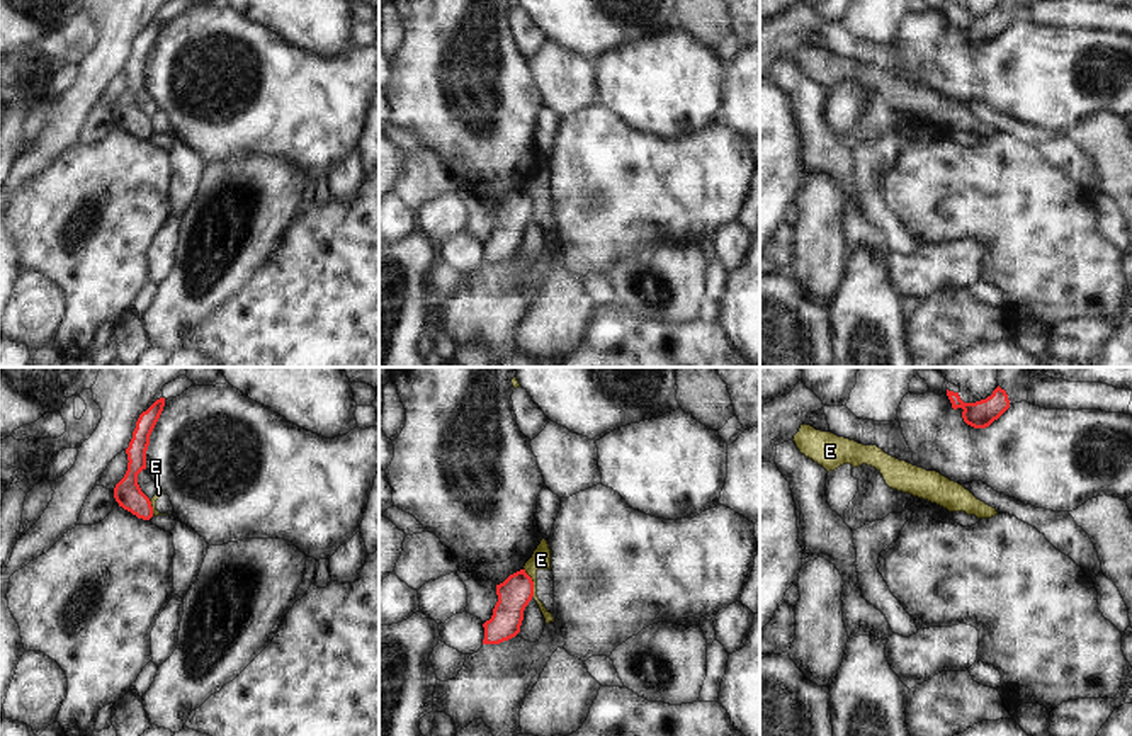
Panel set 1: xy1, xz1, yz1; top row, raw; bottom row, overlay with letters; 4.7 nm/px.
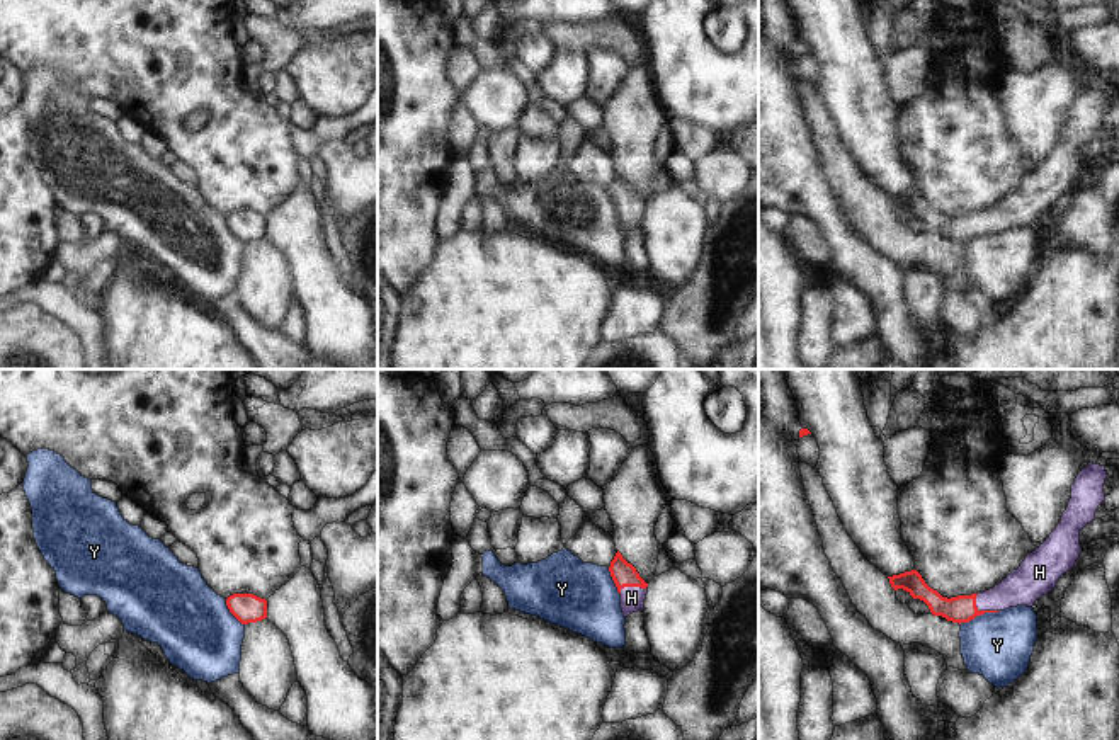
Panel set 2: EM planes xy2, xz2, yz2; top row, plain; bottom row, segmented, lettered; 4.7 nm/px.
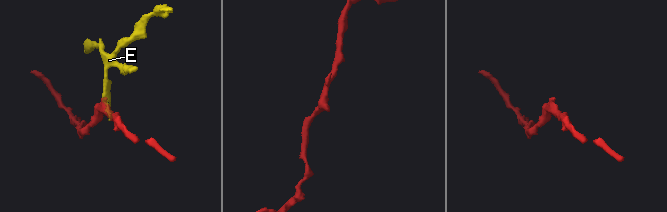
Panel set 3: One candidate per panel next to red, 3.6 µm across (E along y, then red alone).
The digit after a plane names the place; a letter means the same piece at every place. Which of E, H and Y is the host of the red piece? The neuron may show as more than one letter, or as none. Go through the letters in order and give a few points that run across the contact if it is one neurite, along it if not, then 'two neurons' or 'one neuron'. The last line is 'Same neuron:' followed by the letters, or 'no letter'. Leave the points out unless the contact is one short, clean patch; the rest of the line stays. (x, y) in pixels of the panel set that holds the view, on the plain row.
E: line xz1 (524, 187), (532, 201), (532, 216); two neurons
H: line yz2 (959, 228), (982, 230), (992, 220), (1024, 204); one neuron
Y: line yz2 (999, 230), (985, 230), (959, 242); two neurons
Same neuron: H

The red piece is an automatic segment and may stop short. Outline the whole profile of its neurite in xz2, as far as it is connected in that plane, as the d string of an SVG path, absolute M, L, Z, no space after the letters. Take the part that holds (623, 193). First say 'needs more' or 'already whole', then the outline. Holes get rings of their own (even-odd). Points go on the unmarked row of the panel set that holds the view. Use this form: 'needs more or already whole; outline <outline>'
needs more; outline M617 170L609 185L611 196L621 213L621 228L624 236L633 231L645 230L648 202L639 196L636 187L628 182Z

